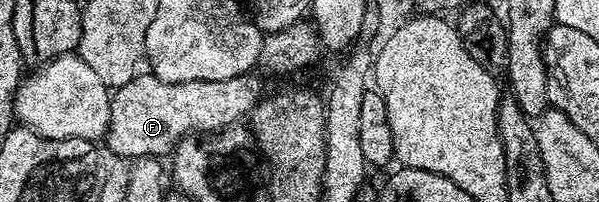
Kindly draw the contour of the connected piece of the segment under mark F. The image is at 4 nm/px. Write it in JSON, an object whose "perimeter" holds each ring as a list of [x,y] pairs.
{"perimeter":[[[141,71],[127,83],[120,85],[109,98],[109,129],[103,141],[109,144],[109,149],[117,159],[136,159],[139,157],[156,157],[158,159],[172,154],[176,144],[186,135],[198,131],[216,131],[232,127],[252,114],[258,101],[262,100],[261,81],[256,72],[250,71],[235,79],[222,81],[188,81],[187,83],[171,83],[158,77],[152,72]]]}

